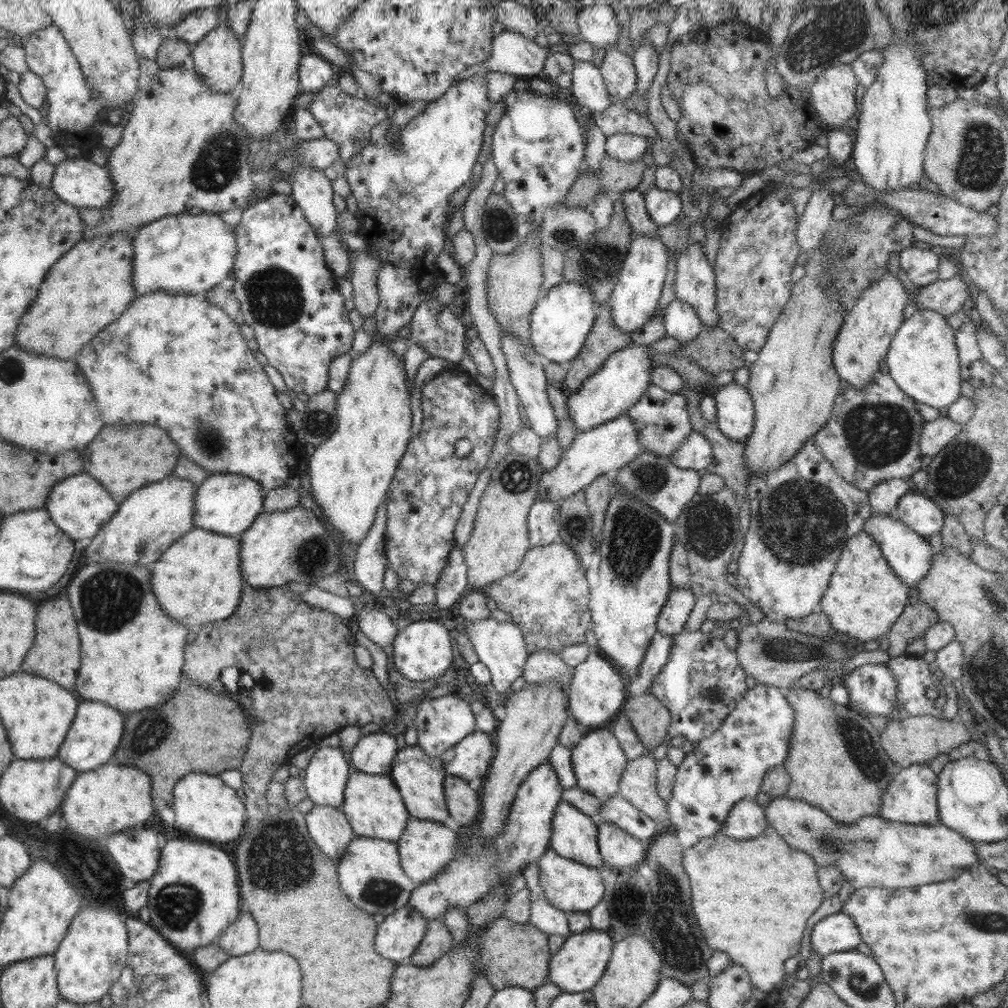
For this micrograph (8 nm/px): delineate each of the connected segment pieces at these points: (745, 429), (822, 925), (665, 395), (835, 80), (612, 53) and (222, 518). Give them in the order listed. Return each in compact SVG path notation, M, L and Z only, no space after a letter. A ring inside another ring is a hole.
M732 381L713 394L720 432L736 442L745 441L754 428L754 403L747 388Z
M842 912L821 919L810 932L812 951L826 957L834 952L855 951L862 942L854 920Z
M650 383L644 394L626 412L639 432L639 442L648 453L669 458L684 443L692 427L687 411L687 398L680 393L667 392Z
M838 64L823 70L810 88L812 96L812 107L820 115L825 124L832 129L845 127L846 121L856 112L856 88L858 79L849 64Z
M616 45L608 46L599 67L606 90L614 100L626 101L635 92L636 69L631 55L618 52Z
M229 473L211 474L197 486L195 492L194 526L224 536L240 537L264 512L264 495L260 483L256 483L248 477Z

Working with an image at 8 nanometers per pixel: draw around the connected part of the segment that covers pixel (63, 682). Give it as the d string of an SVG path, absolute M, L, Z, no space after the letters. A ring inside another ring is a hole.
M52 600L52 602L42 604L36 614L36 640L26 653L22 670L28 674L42 676L42 678L51 680L62 688L74 692L80 665L80 637L76 619L70 610L70 602L68 600Z

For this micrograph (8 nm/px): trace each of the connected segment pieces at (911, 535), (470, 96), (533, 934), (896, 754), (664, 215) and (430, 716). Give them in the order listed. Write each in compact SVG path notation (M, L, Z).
M875 513L866 520L863 526L866 531L881 547L882 554L890 568L898 575L904 584L908 586L913 595L918 590L920 580L928 572L932 564L933 548L929 541L921 534L912 531L906 524L903 524L895 516L886 516Z
M476 73L469 79L463 79L458 85L452 85L436 101L428 104L418 116L399 132L397 139L388 139L386 145L368 143L360 152L355 152L345 164L344 178L348 181L352 196L356 198L358 209L356 220L360 223L357 234L364 238L370 251L377 256L378 308L373 318L378 329L378 337L392 340L401 328L412 324L411 318L422 300L433 298L435 290L445 281L442 272L436 266L440 252L447 250L445 237L446 213L451 213L451 196L470 180L476 158L484 142L485 119L492 103L487 96L487 82L482 73Z
M504 917L490 921L480 932L478 940L480 970L496 991L519 987L534 992L548 982L551 953L548 936L532 924L517 924Z
M922 715L889 720L880 734L880 740L889 758L902 767L908 767L923 762L929 764L938 754L948 753L952 748L958 748L961 744L970 742L972 738L968 729L956 719L947 721L943 717L934 718L930 715Z
M654 187L643 194L646 210L657 225L667 225L678 218L682 212L679 193Z
M455 693L438 698L424 698L417 706L416 732L417 745L428 755L440 758L449 748L458 744L465 736L475 732L475 716L469 699Z

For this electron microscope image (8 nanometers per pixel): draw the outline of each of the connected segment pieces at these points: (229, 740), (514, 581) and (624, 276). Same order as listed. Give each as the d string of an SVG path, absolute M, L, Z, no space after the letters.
M184 676L180 681L175 695L166 704L145 708L142 712L126 715L124 720L124 734L113 754L114 760L124 766L132 766L143 770L151 776L151 797L164 800L170 804L173 799L174 785L190 772L206 772L220 774L225 770L239 770L247 744L252 736L251 724L254 723L243 711L243 708L232 700L227 692L212 692L205 686L200 686Z
M565 542L532 546L516 572L491 583L484 592L488 600L495 600L498 610L511 616L511 623L522 631L530 653L550 650L559 655L565 646L585 642L584 633L591 626L590 589L582 561Z
M632 234L633 239L628 246L628 252L618 275L617 283L608 302L612 320L621 331L630 334L641 330L658 308L658 300L666 282L666 272L669 252L659 237L652 235Z

